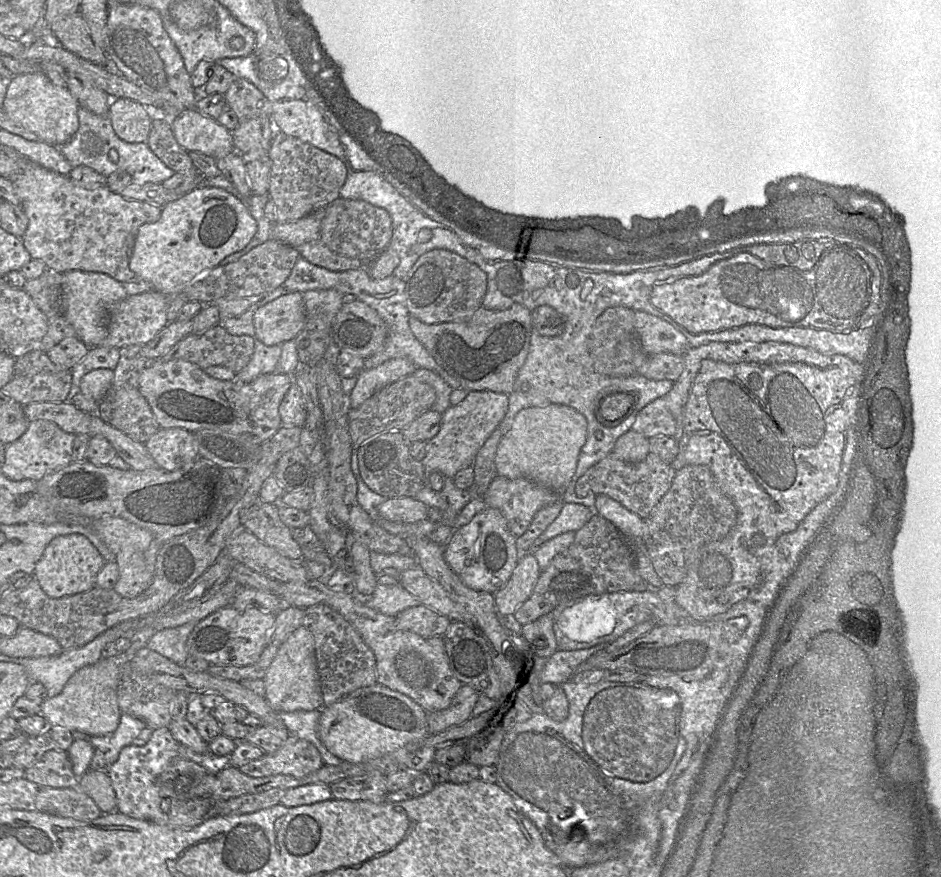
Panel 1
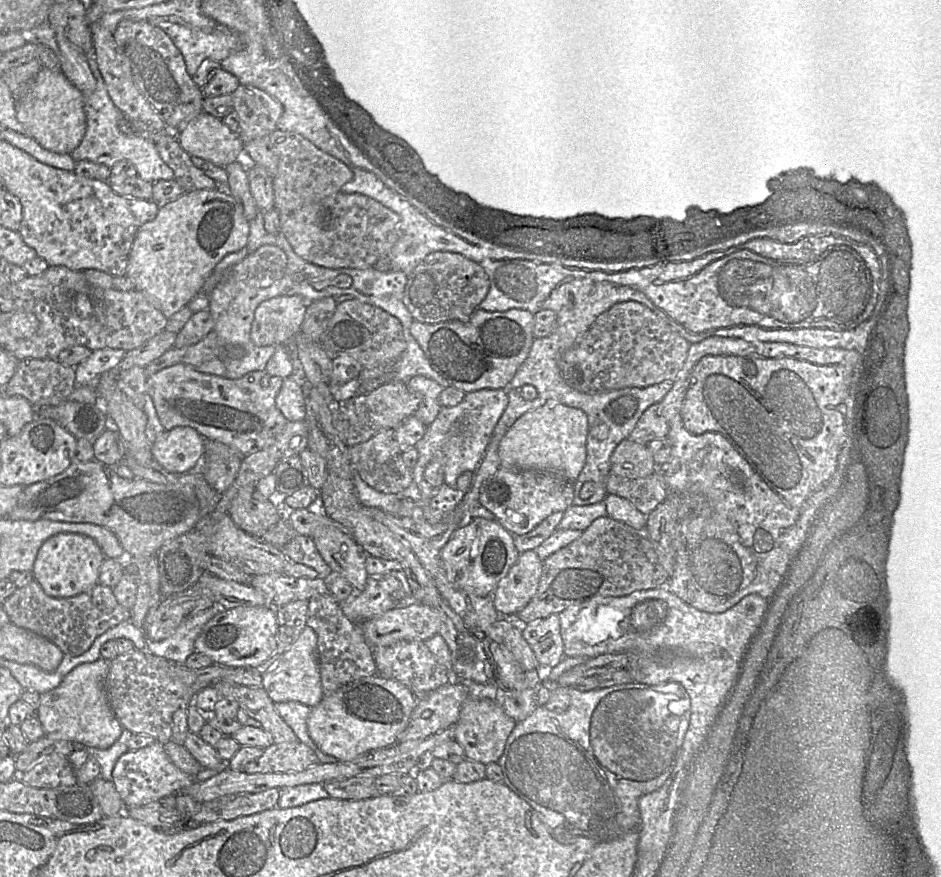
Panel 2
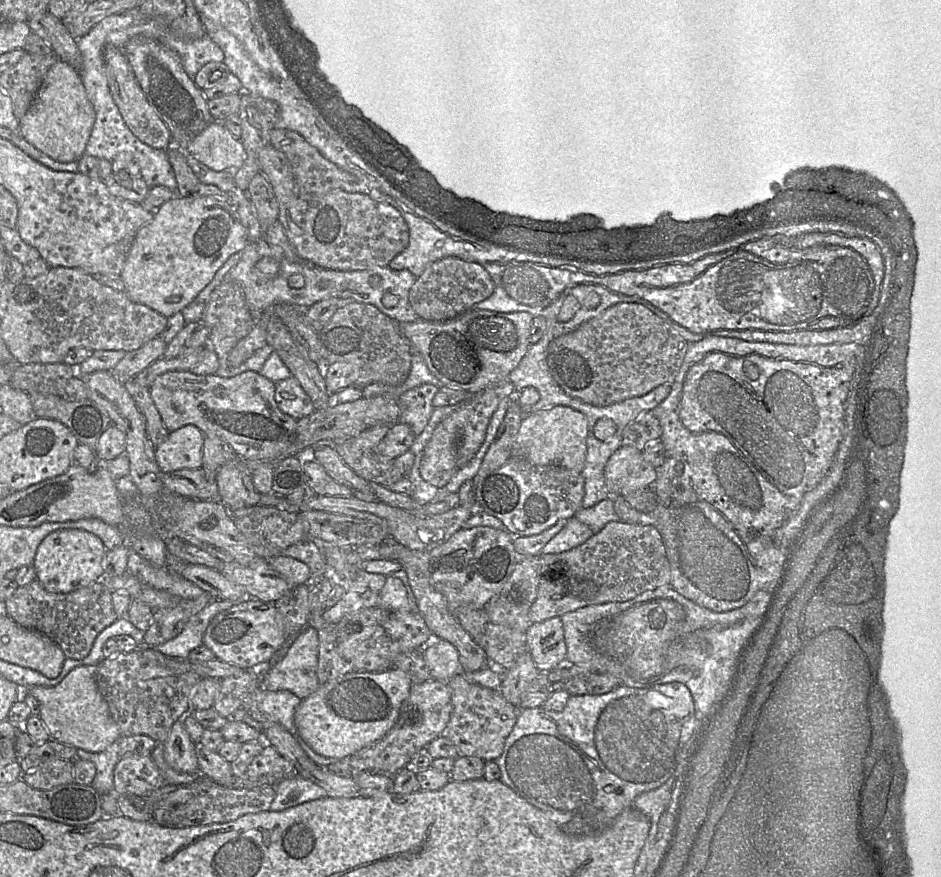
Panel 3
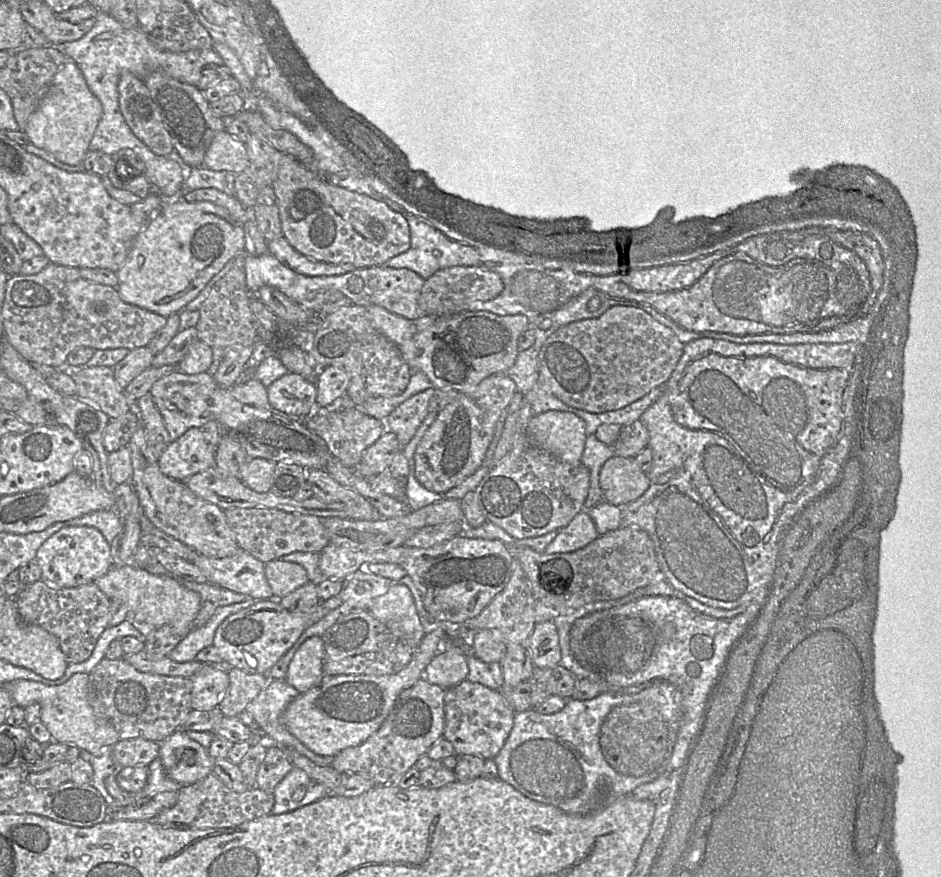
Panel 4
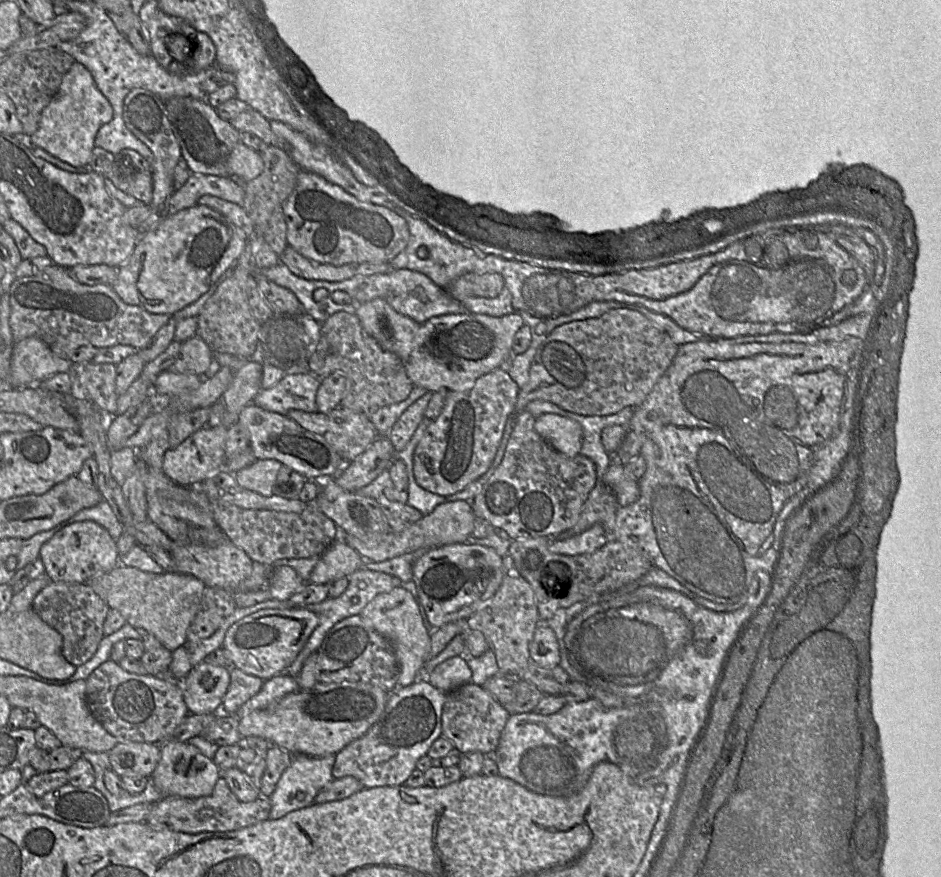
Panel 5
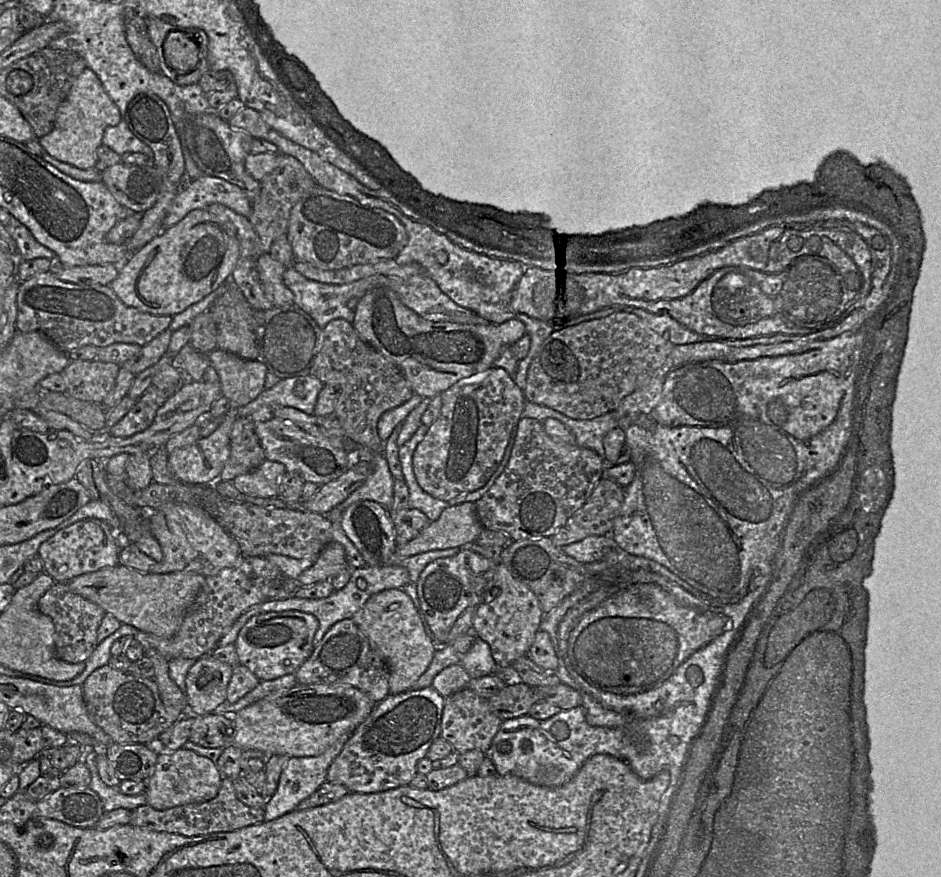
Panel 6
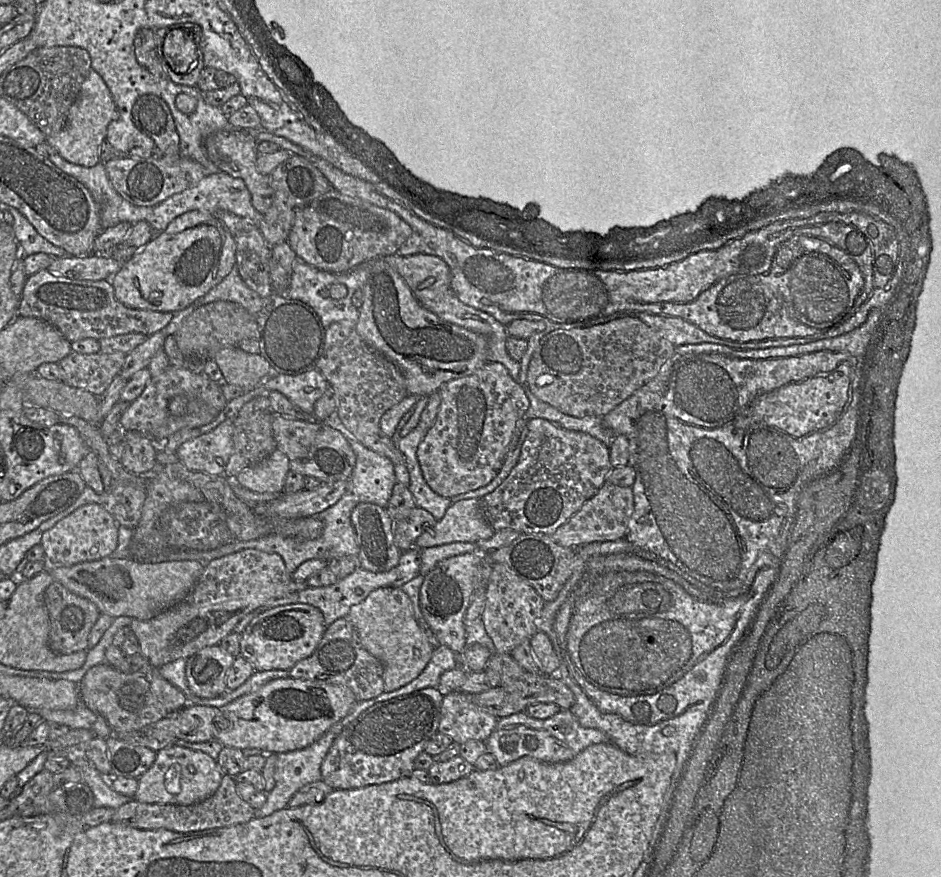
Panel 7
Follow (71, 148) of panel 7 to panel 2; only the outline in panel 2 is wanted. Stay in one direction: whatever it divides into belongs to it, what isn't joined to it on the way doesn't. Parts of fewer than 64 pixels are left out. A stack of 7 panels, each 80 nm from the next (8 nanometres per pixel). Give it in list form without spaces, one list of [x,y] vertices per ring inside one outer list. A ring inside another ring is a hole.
[[[42,68],[27,86],[26,93],[15,100],[15,111],[17,120],[25,127],[26,135],[55,153],[71,154],[86,132],[83,94],[61,70]]]

